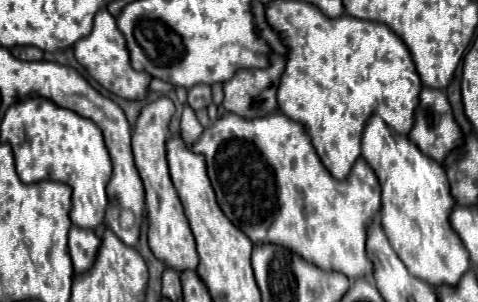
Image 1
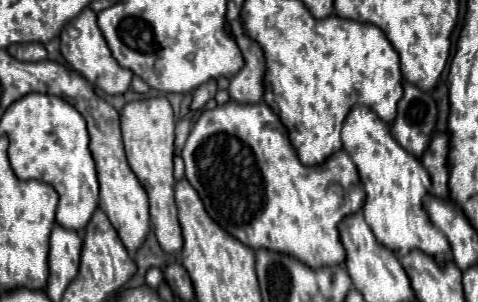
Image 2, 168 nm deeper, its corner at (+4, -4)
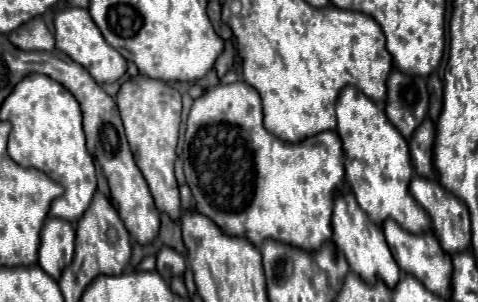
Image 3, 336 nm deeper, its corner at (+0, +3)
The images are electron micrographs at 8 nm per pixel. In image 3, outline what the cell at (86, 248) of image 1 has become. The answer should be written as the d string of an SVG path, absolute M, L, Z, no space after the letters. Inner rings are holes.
M47 218L41 228L41 244L37 264L55 280L59 280L63 268L73 260L75 248L75 230L71 222L59 218Z

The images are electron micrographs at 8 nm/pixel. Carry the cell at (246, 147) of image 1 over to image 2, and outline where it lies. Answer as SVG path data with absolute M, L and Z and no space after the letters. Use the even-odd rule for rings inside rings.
M229 101L213 111L205 109L199 115L181 155L185 161L185 177L197 189L211 219L247 247L287 253L309 267L345 263L347 253L343 251L343 243L339 243L339 223L347 215L361 211L363 199L367 197L359 171L345 151L335 153L319 167L307 167L295 155L295 147L291 147L281 119L267 103L237 105Z

